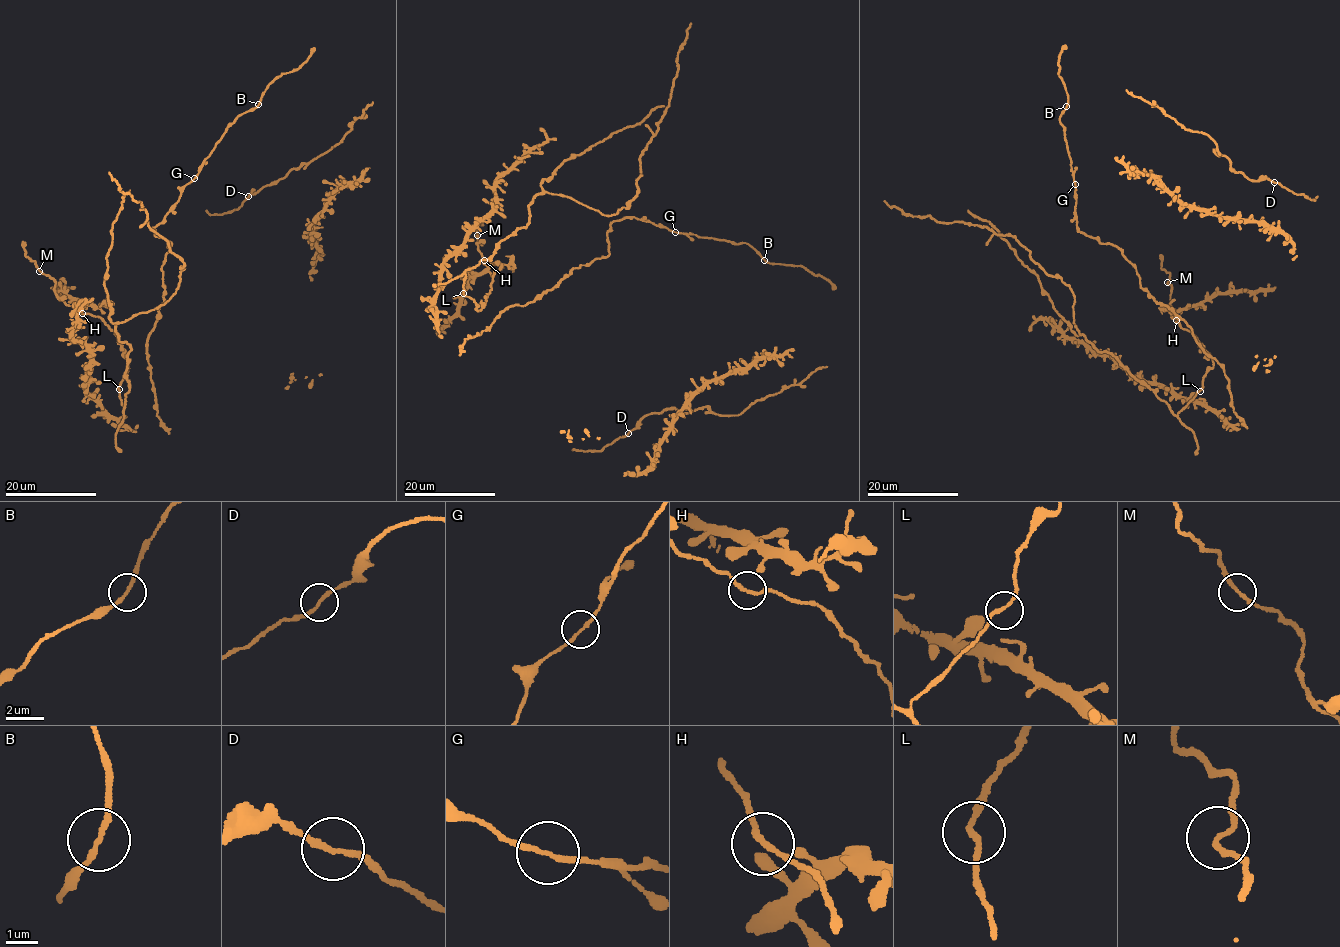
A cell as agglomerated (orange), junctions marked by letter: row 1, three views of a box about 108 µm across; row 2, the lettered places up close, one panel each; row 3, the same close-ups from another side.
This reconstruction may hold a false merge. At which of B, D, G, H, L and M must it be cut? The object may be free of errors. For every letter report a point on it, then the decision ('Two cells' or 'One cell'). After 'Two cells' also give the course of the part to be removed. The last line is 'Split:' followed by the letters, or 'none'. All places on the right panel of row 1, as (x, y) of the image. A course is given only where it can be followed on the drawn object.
B: Place: (1066, 106). One cell
D: Place: (1274, 182). One cell
G: Place: (1075, 184). One cell
H: Place: (1176, 320). One cell
L: Place: (1200, 391). One cell
M: Place: (1167, 282). One cell
Split: none

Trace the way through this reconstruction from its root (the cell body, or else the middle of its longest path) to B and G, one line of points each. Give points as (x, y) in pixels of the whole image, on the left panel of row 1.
B: (163, 302), (161, 267), (172, 245), (156, 237), (151, 228), (163, 221), (229, 126), (258, 104)
G: (163, 302), (161, 267), (172, 245), (156, 237), (151, 229), (162, 222), (179, 199), (181, 189), (194, 178)

